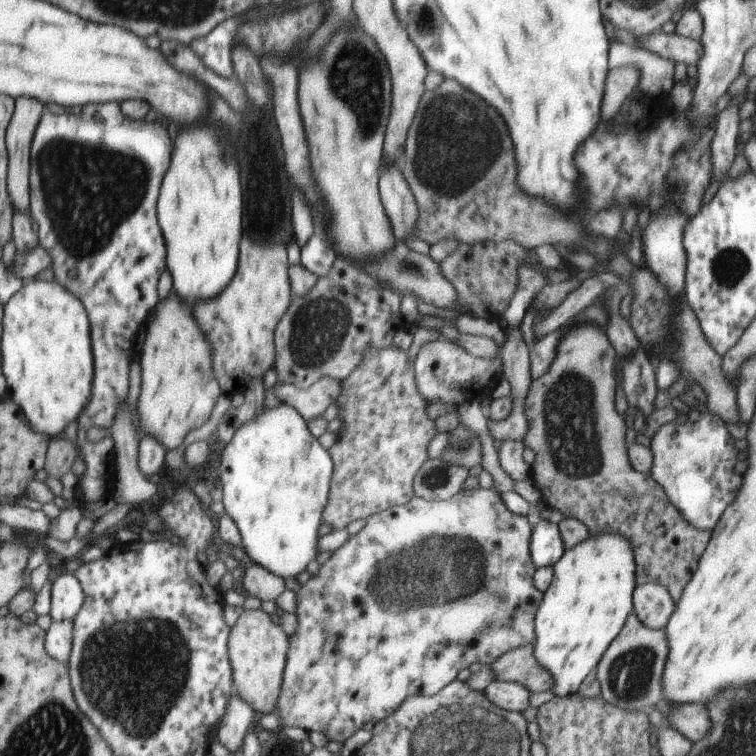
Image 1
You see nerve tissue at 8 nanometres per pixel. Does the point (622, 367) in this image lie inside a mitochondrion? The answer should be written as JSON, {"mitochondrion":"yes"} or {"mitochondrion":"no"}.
{"mitochondrion":"no"}

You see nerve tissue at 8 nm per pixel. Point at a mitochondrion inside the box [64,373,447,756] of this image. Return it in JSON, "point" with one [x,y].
{"point":[136,670]}

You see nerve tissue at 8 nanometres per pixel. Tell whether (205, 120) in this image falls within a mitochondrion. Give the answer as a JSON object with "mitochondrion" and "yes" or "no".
{"mitochondrion":"no"}

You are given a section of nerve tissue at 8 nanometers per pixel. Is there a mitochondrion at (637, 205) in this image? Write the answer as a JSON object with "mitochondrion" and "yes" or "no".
{"mitochondrion":"no"}

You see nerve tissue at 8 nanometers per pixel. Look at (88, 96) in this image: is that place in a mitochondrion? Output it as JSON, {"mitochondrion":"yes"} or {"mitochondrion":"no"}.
{"mitochondrion":"no"}

